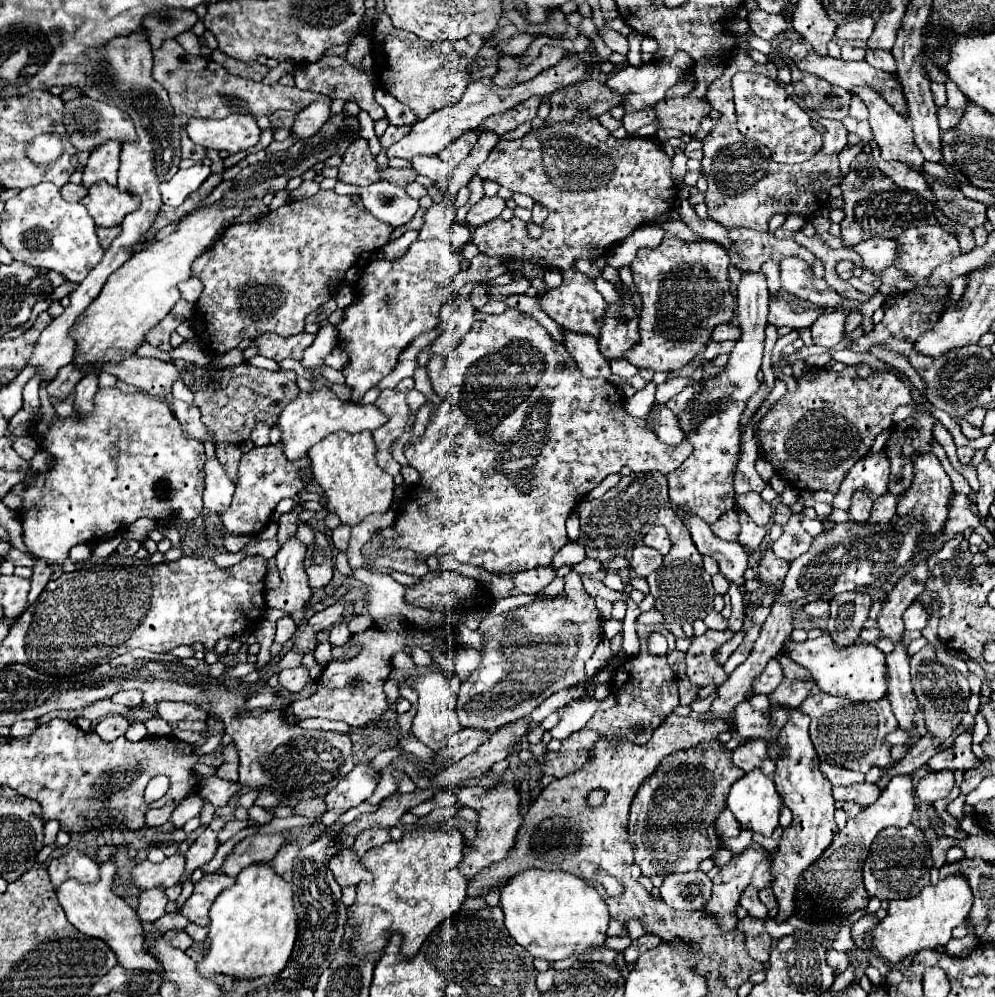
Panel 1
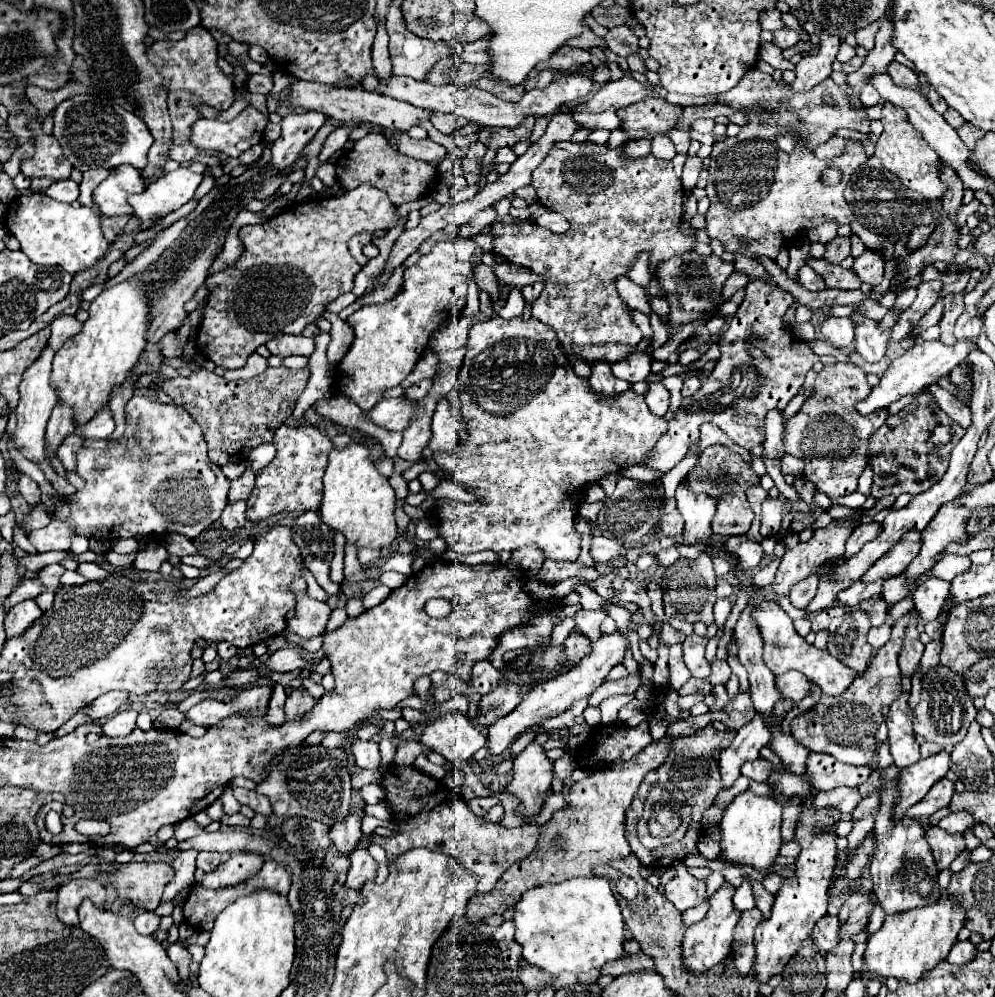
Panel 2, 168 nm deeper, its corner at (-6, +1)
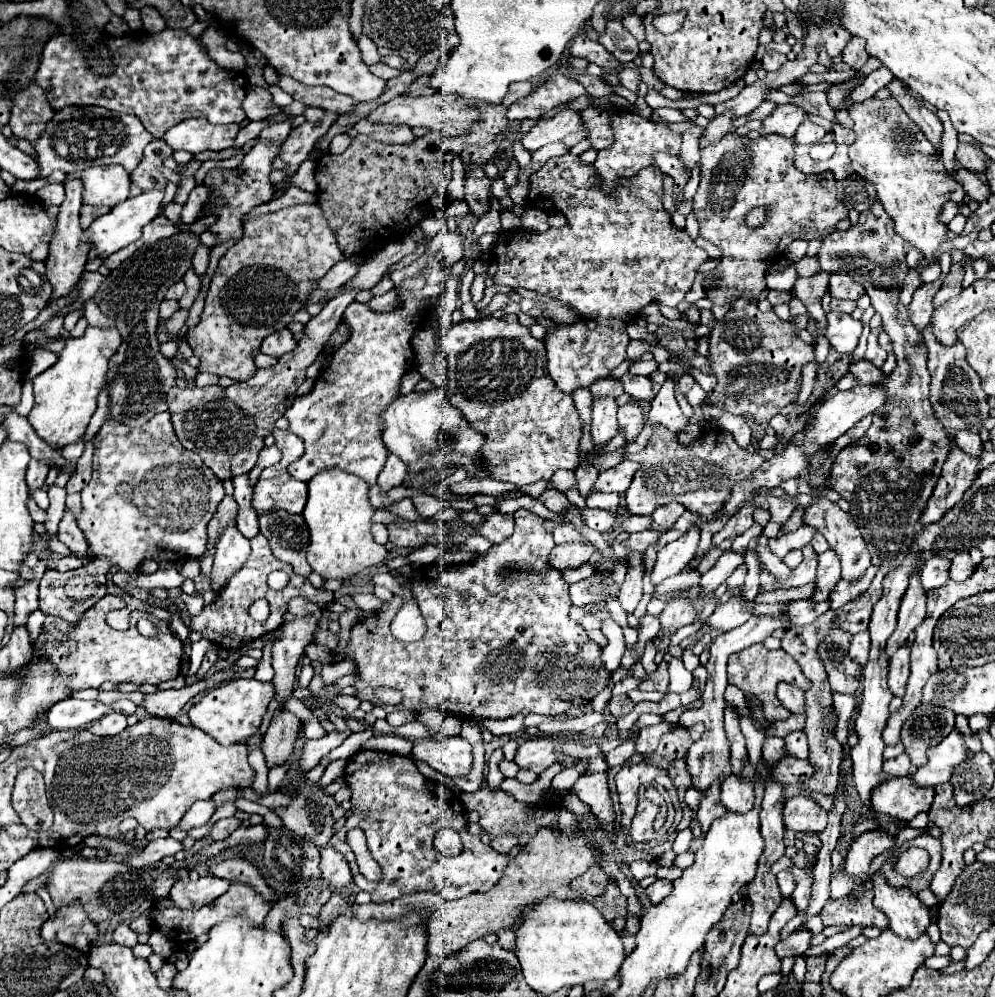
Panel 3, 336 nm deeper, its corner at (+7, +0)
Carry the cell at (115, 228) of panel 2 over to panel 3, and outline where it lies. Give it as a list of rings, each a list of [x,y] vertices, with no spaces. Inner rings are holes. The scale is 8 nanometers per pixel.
[[[83,206],[81,208],[81,228],[87,228],[93,220],[97,220],[99,216],[103,216],[103,214],[107,214],[109,212],[109,208],[107,206]]]

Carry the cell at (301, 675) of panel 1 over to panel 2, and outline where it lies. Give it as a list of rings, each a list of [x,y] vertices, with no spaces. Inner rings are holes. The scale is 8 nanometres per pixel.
[[[294,689],[284,705],[288,719],[300,719],[306,711],[310,711],[314,705],[314,697],[306,689]]]

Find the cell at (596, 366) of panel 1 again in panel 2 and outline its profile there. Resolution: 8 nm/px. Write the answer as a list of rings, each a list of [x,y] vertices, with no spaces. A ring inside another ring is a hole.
[[[590,363],[592,375],[590,375],[590,387],[604,395],[618,395],[626,389],[630,389],[630,383],[624,383],[624,379],[618,379],[612,375],[608,363]]]

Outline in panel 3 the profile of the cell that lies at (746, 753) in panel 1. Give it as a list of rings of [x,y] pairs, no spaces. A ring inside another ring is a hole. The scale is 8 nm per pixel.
[[[731,774],[721,784],[721,804],[729,812],[749,812],[755,804],[753,784],[747,780],[739,780],[735,774]]]

